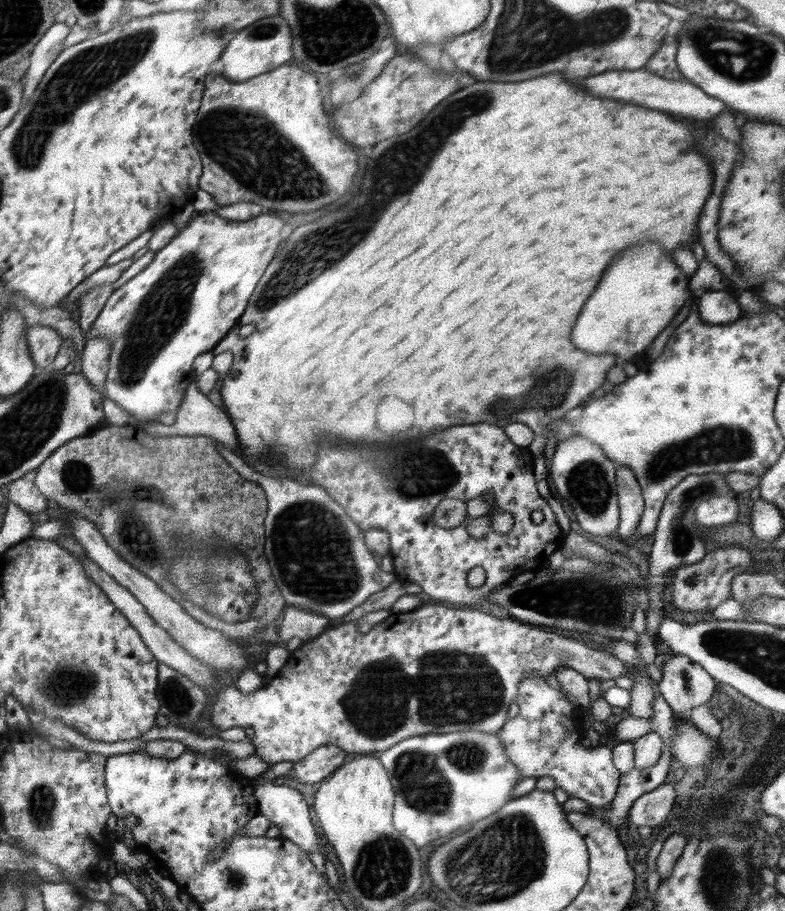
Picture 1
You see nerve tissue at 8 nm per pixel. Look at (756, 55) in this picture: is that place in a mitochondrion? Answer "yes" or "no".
yes

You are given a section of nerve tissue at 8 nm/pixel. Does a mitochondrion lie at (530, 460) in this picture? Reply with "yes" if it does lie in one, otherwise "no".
no

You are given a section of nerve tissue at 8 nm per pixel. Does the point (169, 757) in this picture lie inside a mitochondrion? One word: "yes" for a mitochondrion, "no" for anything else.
no

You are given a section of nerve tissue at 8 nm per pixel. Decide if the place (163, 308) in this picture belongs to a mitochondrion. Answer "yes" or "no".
yes

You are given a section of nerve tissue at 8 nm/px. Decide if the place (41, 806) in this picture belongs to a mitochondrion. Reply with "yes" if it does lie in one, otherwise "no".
yes

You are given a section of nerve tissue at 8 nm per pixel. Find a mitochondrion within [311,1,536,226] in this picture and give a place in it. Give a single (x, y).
(353, 73)

